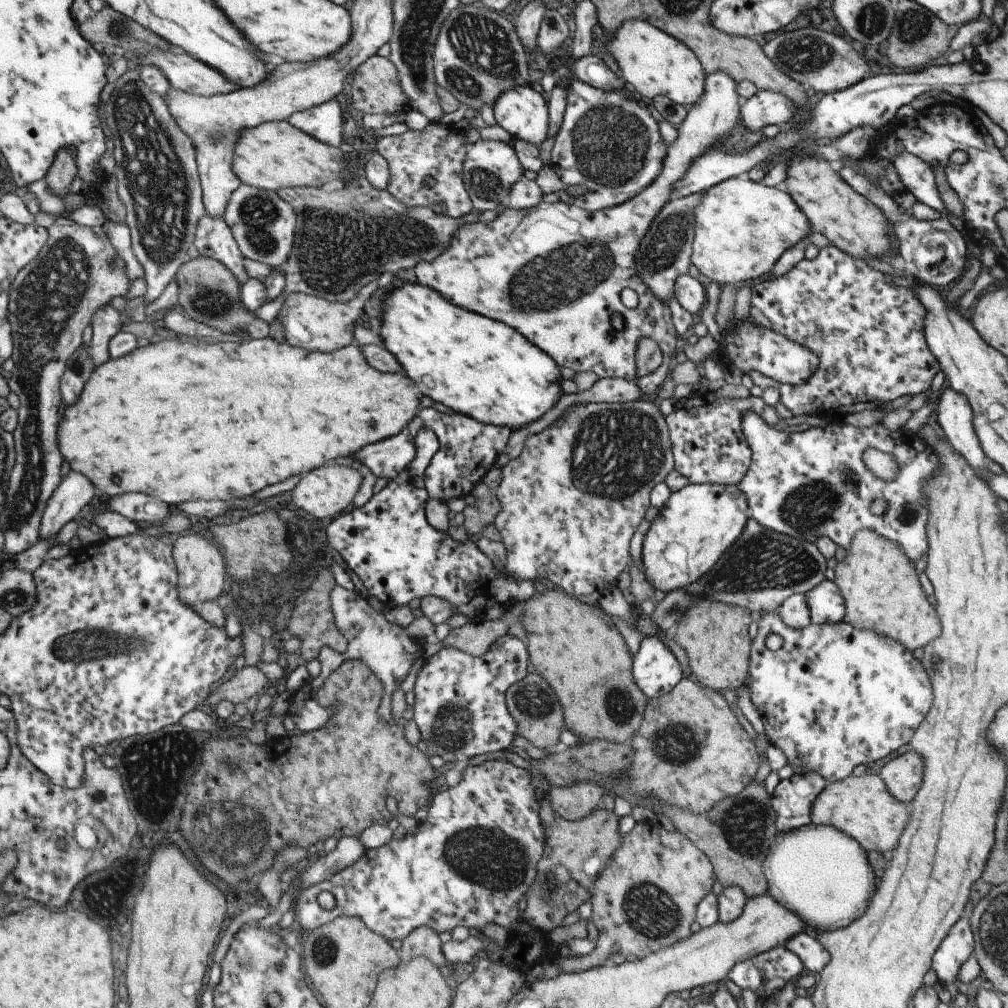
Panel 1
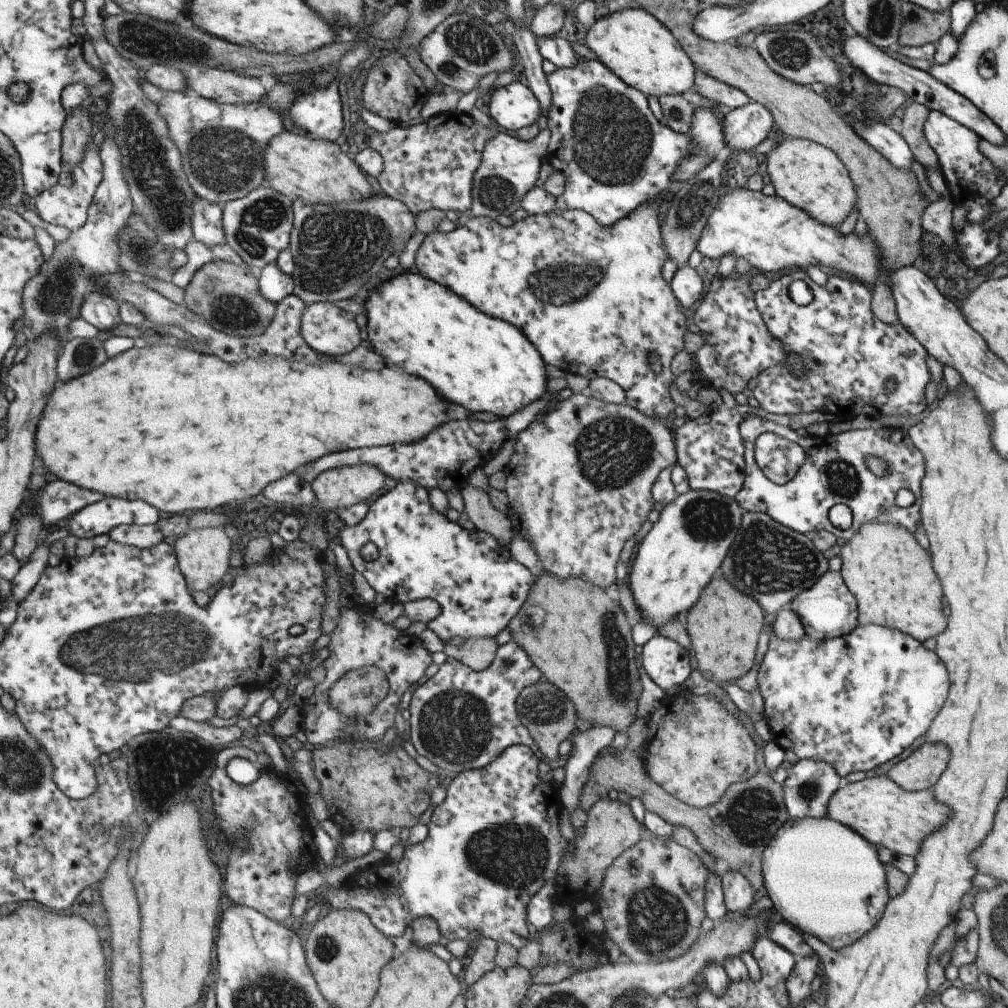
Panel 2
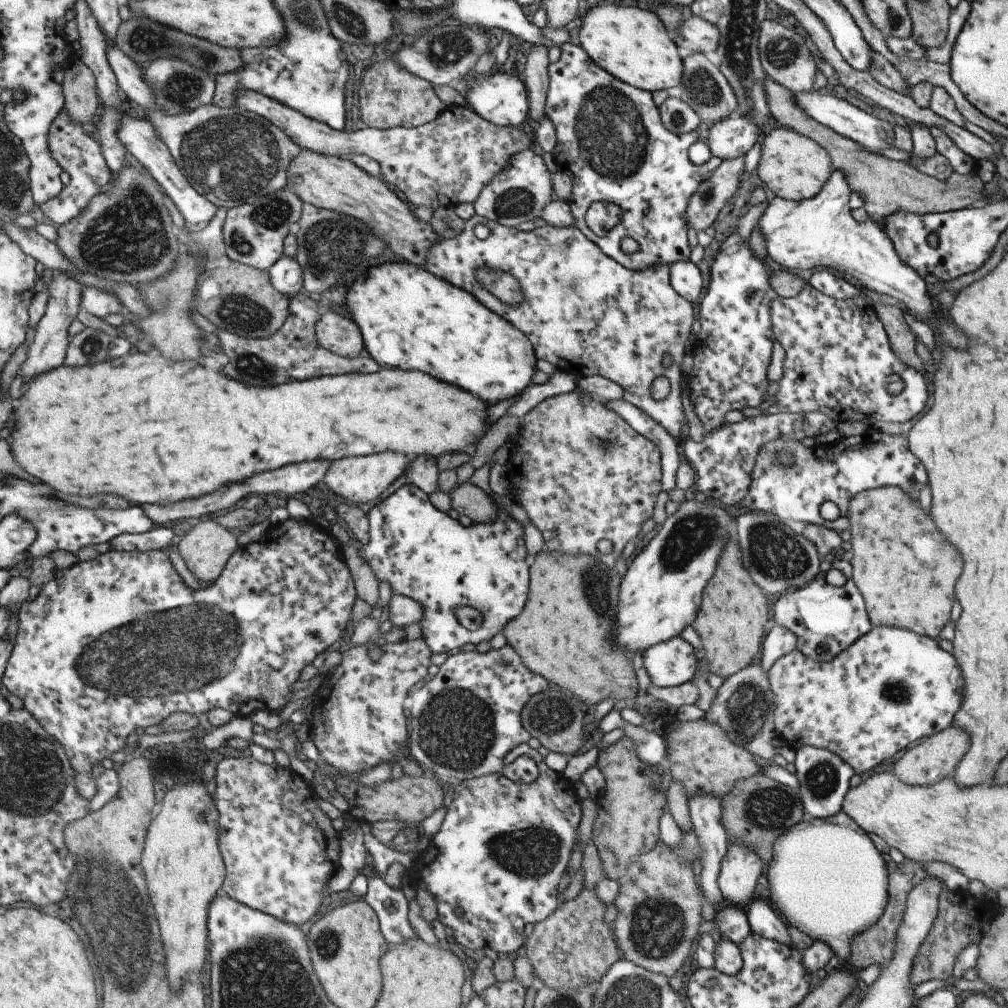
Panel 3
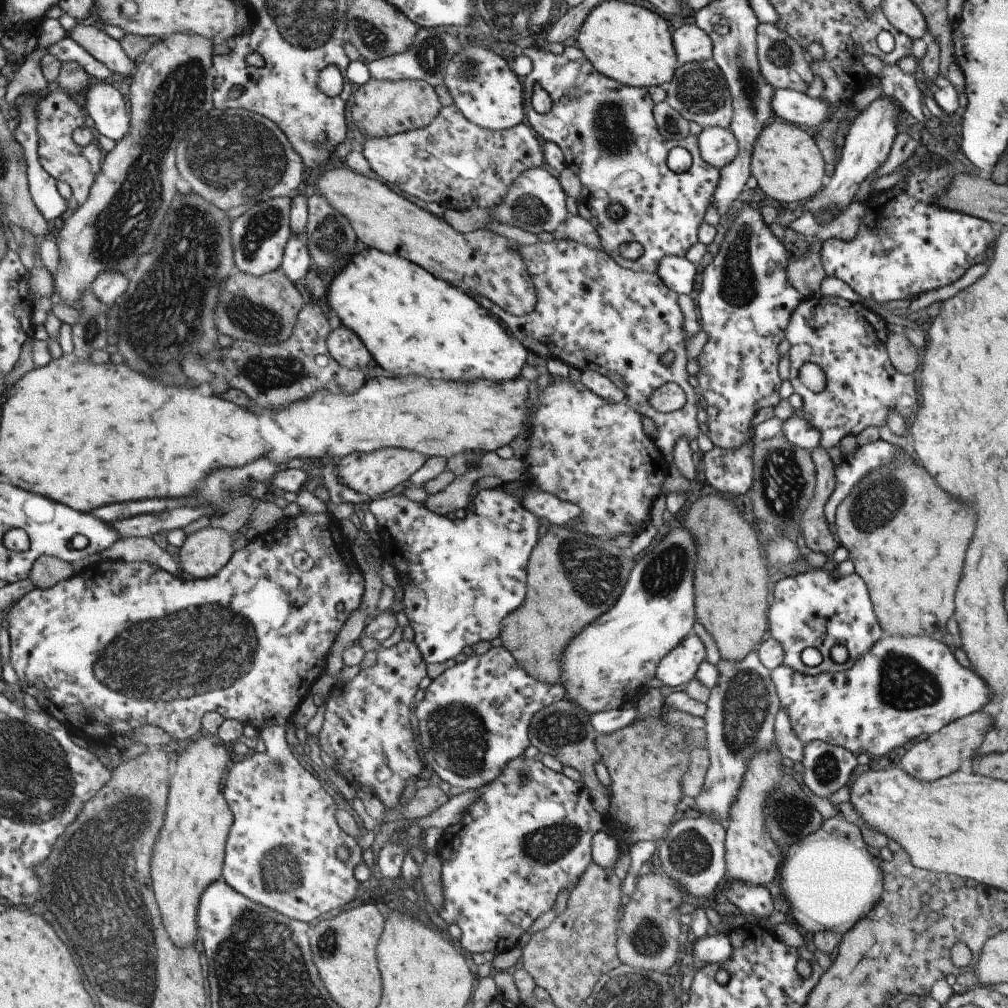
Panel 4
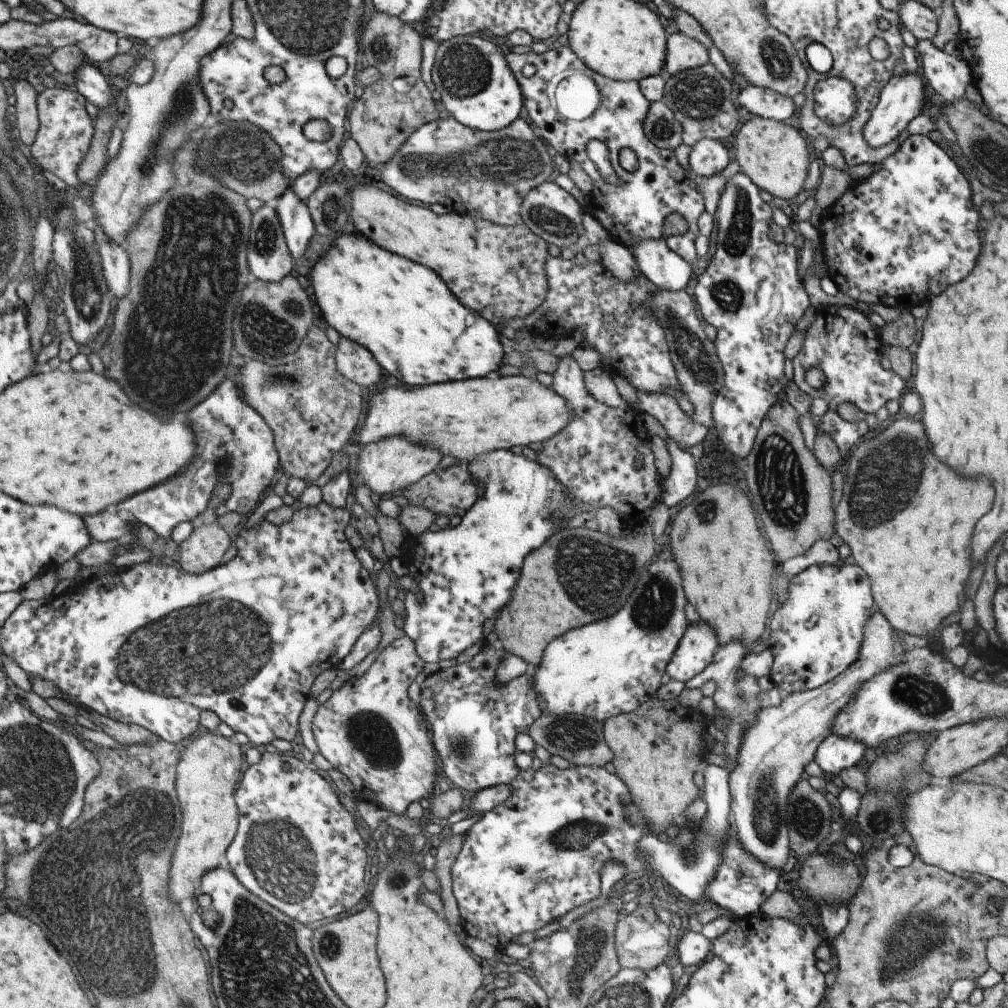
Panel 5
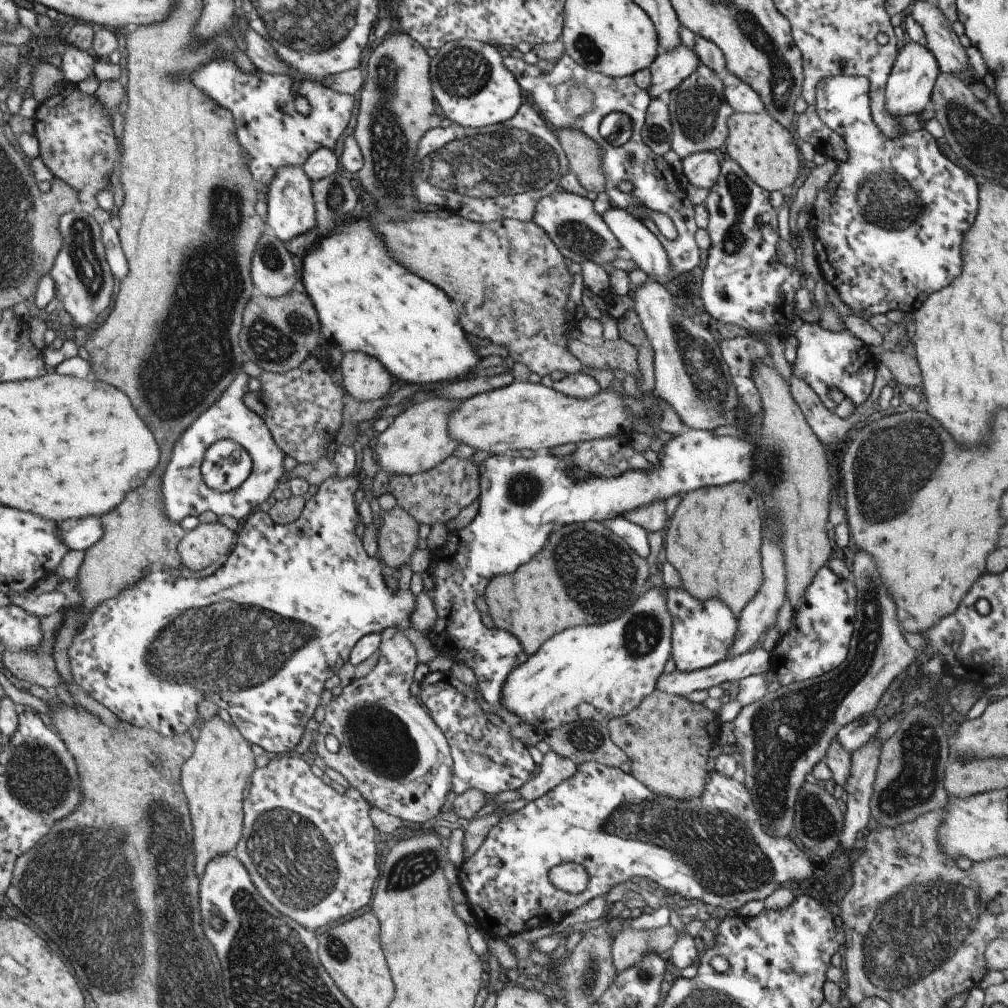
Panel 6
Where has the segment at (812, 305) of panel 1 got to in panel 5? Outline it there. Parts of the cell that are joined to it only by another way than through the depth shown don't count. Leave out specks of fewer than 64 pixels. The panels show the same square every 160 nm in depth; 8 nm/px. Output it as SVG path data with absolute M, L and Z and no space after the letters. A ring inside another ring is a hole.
M819 305L814 315L813 322L805 329L800 349L792 359L792 381L809 398L820 398L827 404L826 412L817 417L815 432L829 434L841 454L846 456L854 444L865 437L865 422L845 422L840 413L843 402L853 404L863 414L873 414L887 400L898 399L907 385L893 370L885 370L879 364L882 345L878 328L871 326L866 314L845 305ZM809 368L817 368L825 376L819 390L805 382L805 372Z

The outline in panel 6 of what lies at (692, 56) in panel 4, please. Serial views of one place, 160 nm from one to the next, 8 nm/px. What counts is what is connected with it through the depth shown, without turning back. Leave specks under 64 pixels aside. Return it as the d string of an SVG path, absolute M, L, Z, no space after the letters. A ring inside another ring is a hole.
M683 44L659 52L648 67L651 78L651 84L647 88L649 99L658 98L662 92L669 93L683 78L695 72L698 64L699 58L695 56L695 52Z

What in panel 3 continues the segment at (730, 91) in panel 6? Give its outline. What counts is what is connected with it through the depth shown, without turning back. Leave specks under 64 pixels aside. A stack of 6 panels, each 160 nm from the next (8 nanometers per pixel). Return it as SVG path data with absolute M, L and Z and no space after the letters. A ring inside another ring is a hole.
M817 91L793 93L795 104L801 106L809 118L815 122L827 126L830 130L845 136L853 142L861 144L866 150L874 152L883 152L883 150L893 149L894 132L893 127L883 120L879 120L869 115L855 106L851 106L841 98L835 98L832 95L818 94Z

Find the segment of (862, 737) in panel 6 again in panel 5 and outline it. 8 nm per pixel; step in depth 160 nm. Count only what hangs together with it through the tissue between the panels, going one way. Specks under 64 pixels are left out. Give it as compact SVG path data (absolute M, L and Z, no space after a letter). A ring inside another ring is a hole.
M828 734L827 738L817 746L813 761L823 771L825 776L823 779L828 788L831 788L831 785L827 783L830 776L839 776L841 771L850 766L858 768L866 749L861 742L851 738L841 738L837 734Z

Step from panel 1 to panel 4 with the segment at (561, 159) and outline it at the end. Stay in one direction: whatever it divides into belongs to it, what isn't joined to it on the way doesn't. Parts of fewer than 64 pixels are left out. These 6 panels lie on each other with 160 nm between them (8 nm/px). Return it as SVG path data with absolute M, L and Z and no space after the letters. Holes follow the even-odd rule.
M531 44L517 50L517 53L526 56L531 62L531 70L527 76L523 76L521 82L525 123L537 138L559 146L564 168L569 168L577 176L581 184L581 191L576 197L577 215L591 221L593 230L597 232L599 249L617 266L635 272L654 273L657 270L657 262L665 256L685 257L687 250L698 242L697 230L718 182L718 169L705 164L699 156L697 136L689 134L684 140L665 140L657 132L652 114L654 103L646 88L623 86L599 74L573 46L565 46L561 54L553 55L549 50ZM535 84L540 86L551 100L547 113L539 114L531 107L530 98ZM675 146L681 146L691 154L689 170L675 173L667 168L667 152ZM609 204L619 204L623 208L623 216L616 222L606 220L605 208ZM623 242L637 242L641 246L642 254L635 260L623 258L620 251Z

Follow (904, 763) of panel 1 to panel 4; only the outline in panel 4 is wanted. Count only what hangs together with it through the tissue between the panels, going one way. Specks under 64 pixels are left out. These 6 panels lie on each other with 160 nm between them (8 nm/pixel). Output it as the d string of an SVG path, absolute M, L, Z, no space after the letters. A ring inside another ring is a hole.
M978 712L971 714L971 716L965 716L943 726L938 732L931 734L927 740L921 740L911 748L903 749L896 758L897 762L894 763L899 763L904 772L917 781L932 782L938 780L956 772L962 762L974 757L975 750L983 742L989 726L992 726L991 718L985 714Z

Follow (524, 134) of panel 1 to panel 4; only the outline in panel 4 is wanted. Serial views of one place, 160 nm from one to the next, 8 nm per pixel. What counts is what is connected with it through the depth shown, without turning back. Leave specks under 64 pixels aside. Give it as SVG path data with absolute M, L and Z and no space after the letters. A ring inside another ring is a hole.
M466 41L446 64L442 86L450 91L457 110L480 128L501 131L525 120L522 86L508 61L483 46Z

